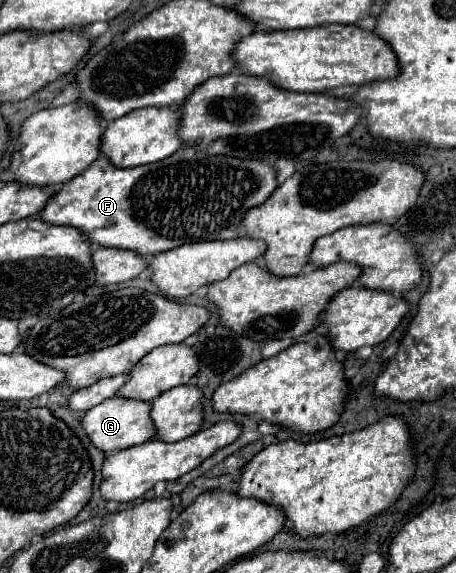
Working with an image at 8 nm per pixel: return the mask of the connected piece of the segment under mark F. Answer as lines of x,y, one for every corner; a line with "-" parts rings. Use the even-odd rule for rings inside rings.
183,147
159,163
131,169
117,169
107,157
99,157
81,175
61,185
39,217
53,225
71,225
85,231
93,245
133,249
145,257
153,257
185,243
237,237
245,213
267,201
277,185
279,181
275,167
263,161
229,155
207,155
197,147

